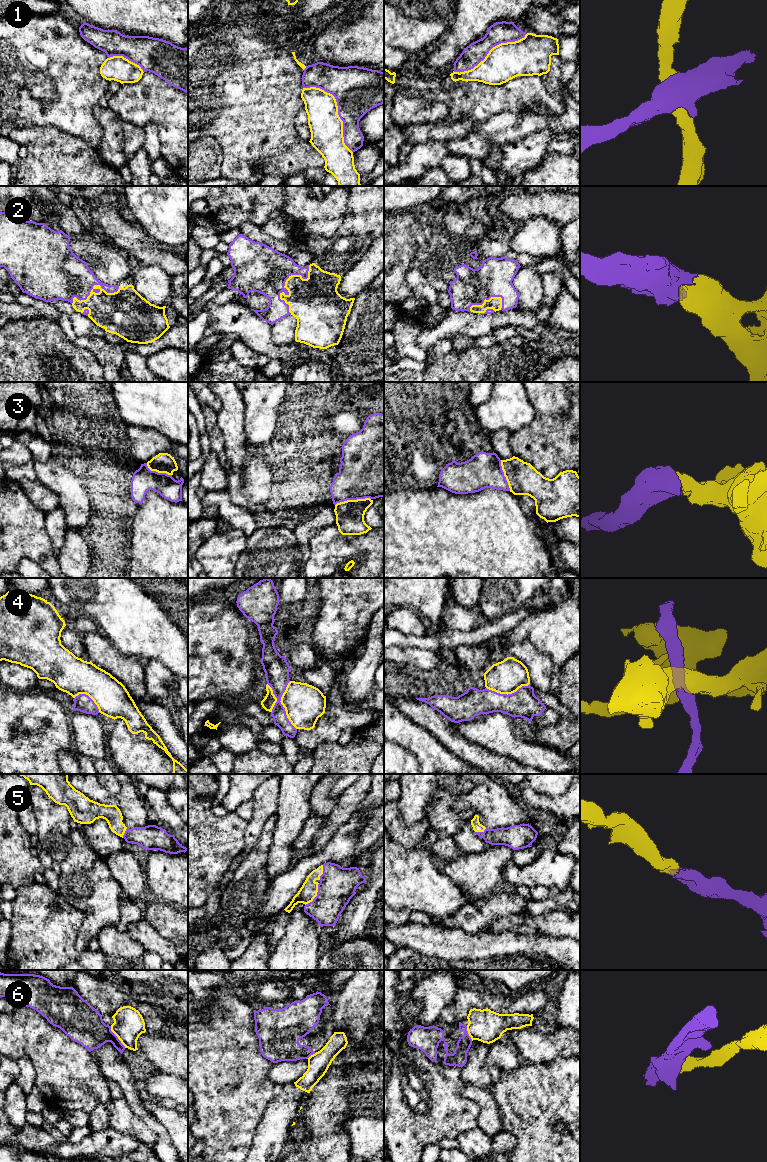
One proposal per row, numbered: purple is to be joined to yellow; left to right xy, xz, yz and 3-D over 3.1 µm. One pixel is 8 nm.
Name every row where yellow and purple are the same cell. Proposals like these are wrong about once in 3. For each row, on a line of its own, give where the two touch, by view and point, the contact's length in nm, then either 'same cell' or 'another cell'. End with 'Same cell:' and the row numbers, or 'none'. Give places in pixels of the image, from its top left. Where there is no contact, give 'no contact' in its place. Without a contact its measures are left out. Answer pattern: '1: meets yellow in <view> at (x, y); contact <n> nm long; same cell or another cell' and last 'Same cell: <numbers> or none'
1: meets yellow in xz at (337, 109); contact 650 nm long; another cell
2: meets yellow in xz at (285, 285); contact 420 nm long; same cell
3: meets yellow in xz at (352, 500); contact 300 nm long; same cell
4: meets yellow in xz at (282, 704); contact 400 nm long; another cell
5: meets yellow in xz at (316, 895); contact 220 nm long; same cell
6: meets yellow in xy at (117, 1036); contact 220 nm long; another cell
Same cell: 2, 3, 5

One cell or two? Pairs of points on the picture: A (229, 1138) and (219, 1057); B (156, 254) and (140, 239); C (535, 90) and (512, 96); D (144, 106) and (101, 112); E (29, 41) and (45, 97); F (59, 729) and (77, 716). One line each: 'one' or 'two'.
A: one
B: one
C: one
D: two
E: one
F: two

